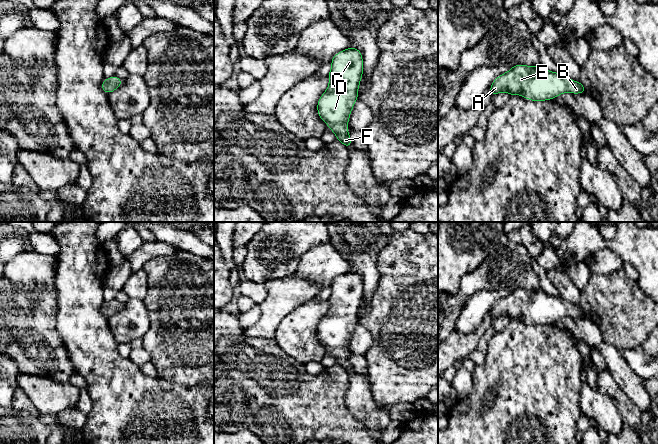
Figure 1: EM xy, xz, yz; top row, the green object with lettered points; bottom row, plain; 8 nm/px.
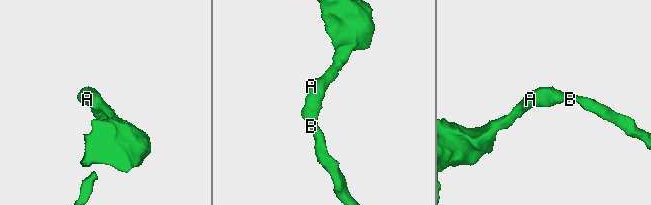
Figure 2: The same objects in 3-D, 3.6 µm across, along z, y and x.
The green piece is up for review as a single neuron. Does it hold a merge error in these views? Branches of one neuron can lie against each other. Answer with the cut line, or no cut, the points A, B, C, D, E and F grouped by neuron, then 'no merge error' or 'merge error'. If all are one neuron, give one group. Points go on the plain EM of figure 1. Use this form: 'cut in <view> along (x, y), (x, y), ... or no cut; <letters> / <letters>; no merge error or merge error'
no cut; A B C D E F; no merge error

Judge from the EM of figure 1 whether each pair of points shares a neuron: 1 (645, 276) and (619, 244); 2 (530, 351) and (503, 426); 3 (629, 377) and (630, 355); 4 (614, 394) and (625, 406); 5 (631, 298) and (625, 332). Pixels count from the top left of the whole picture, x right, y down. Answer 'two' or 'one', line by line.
1: one
2: one
3: two
4: one
5: one

